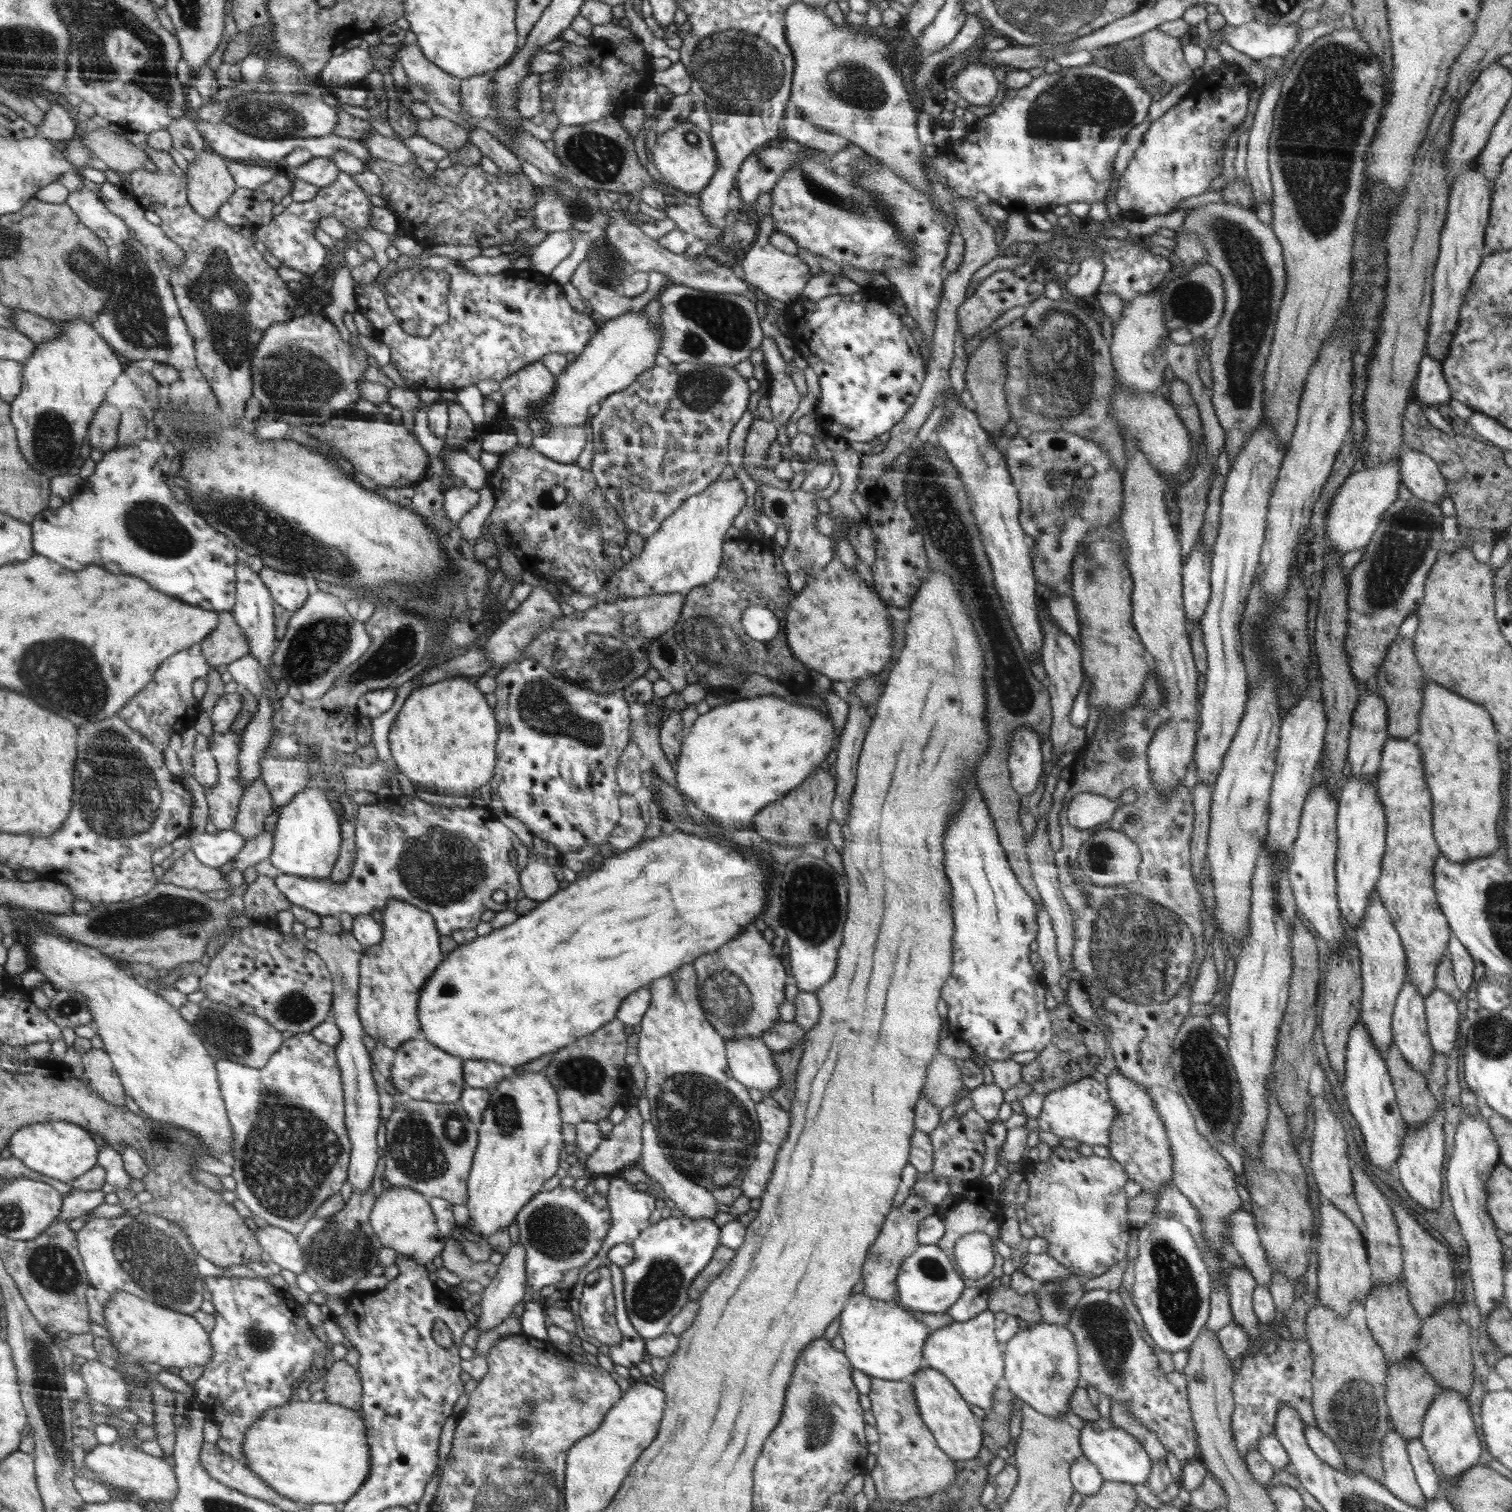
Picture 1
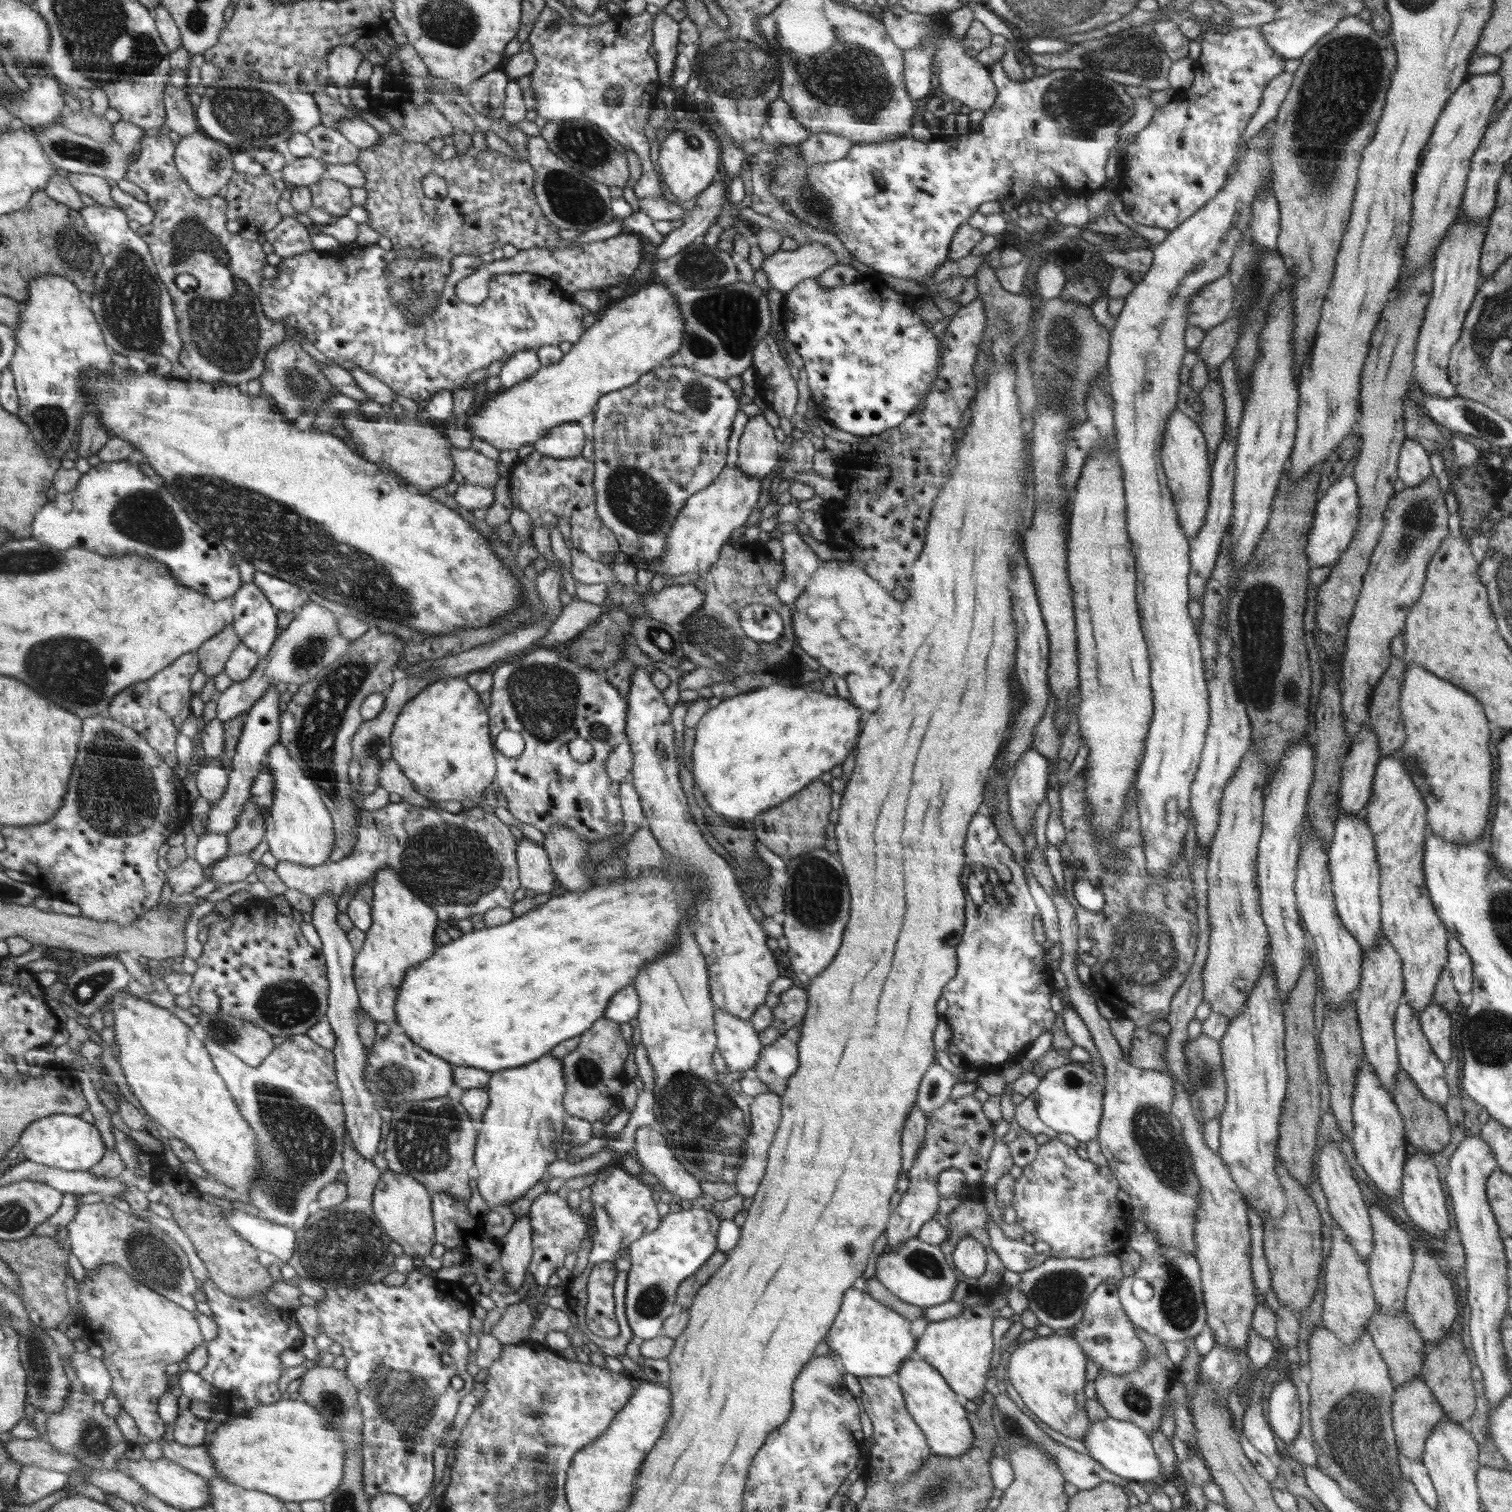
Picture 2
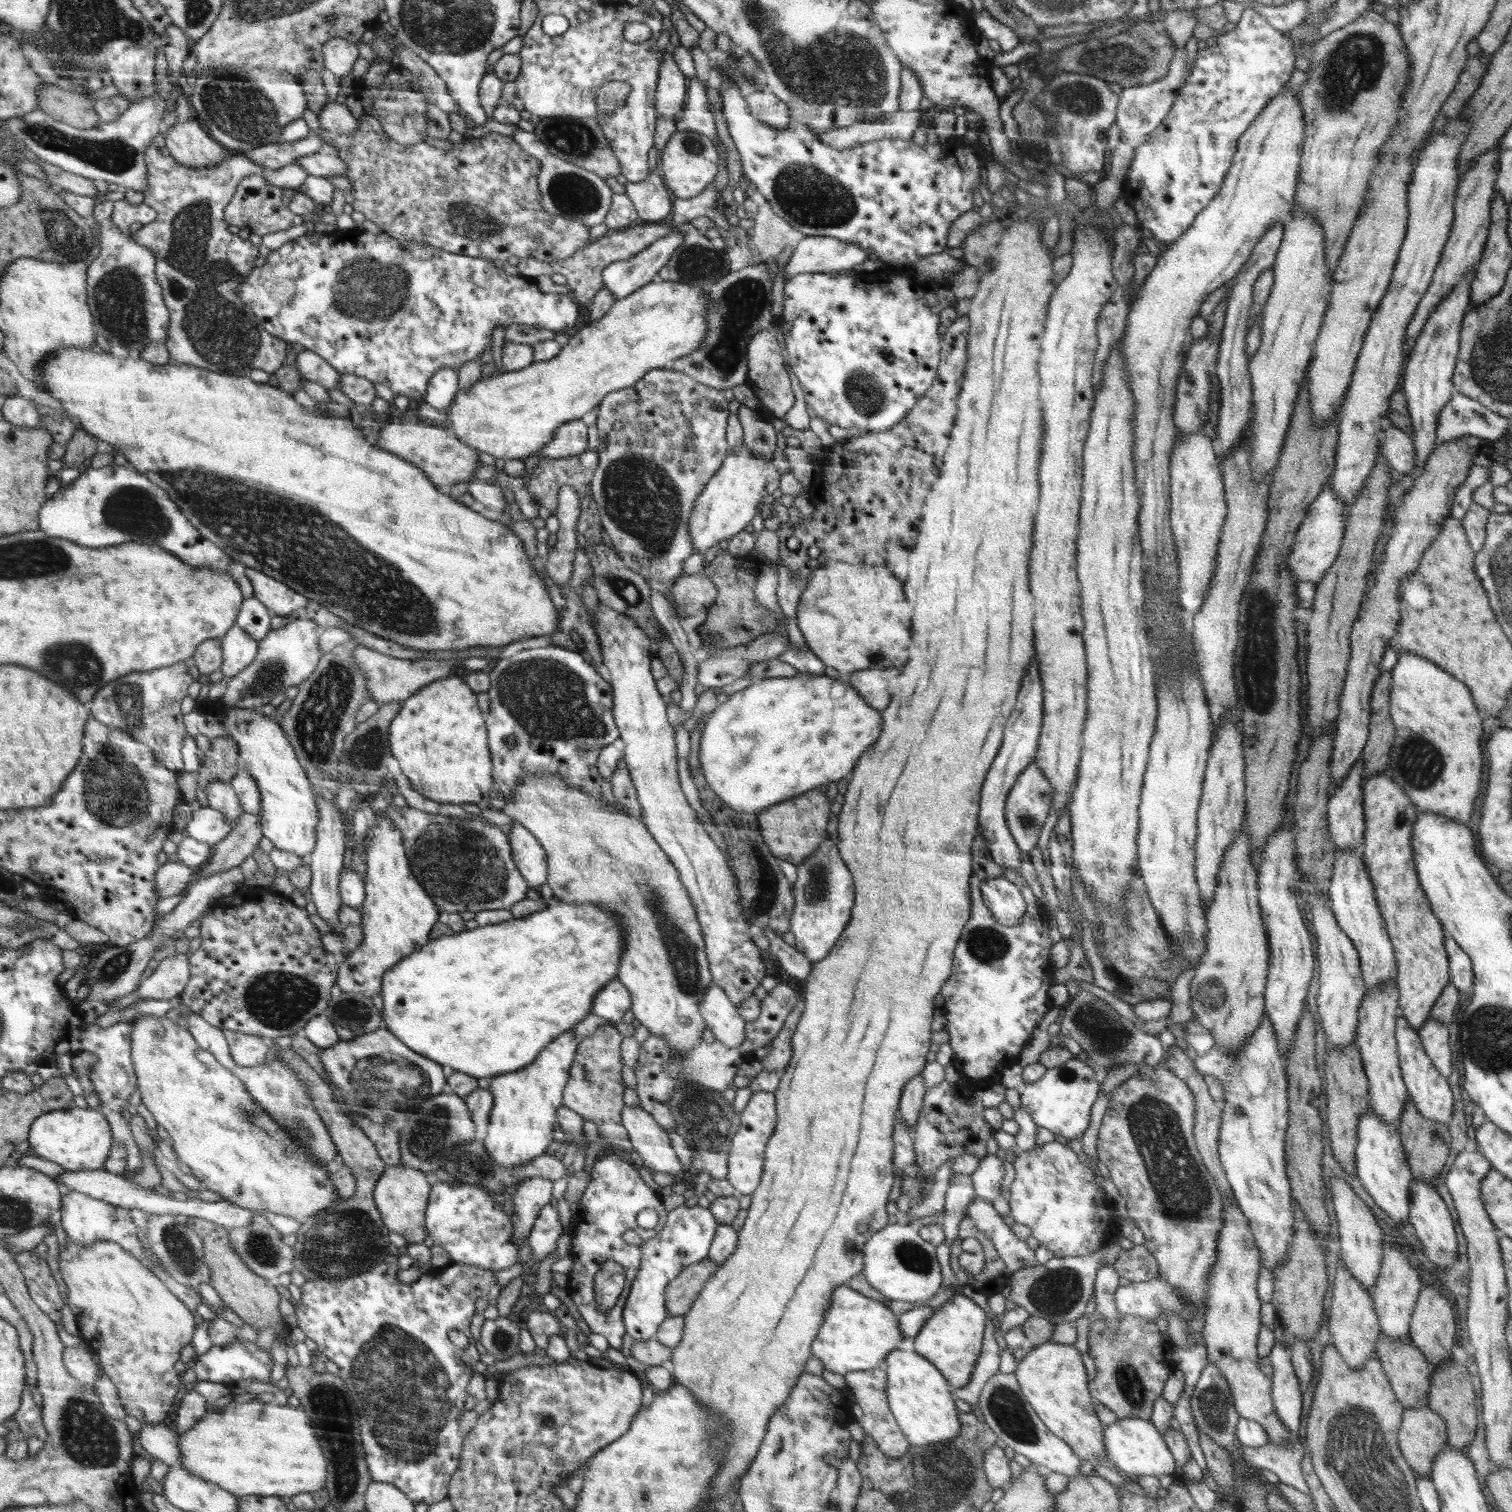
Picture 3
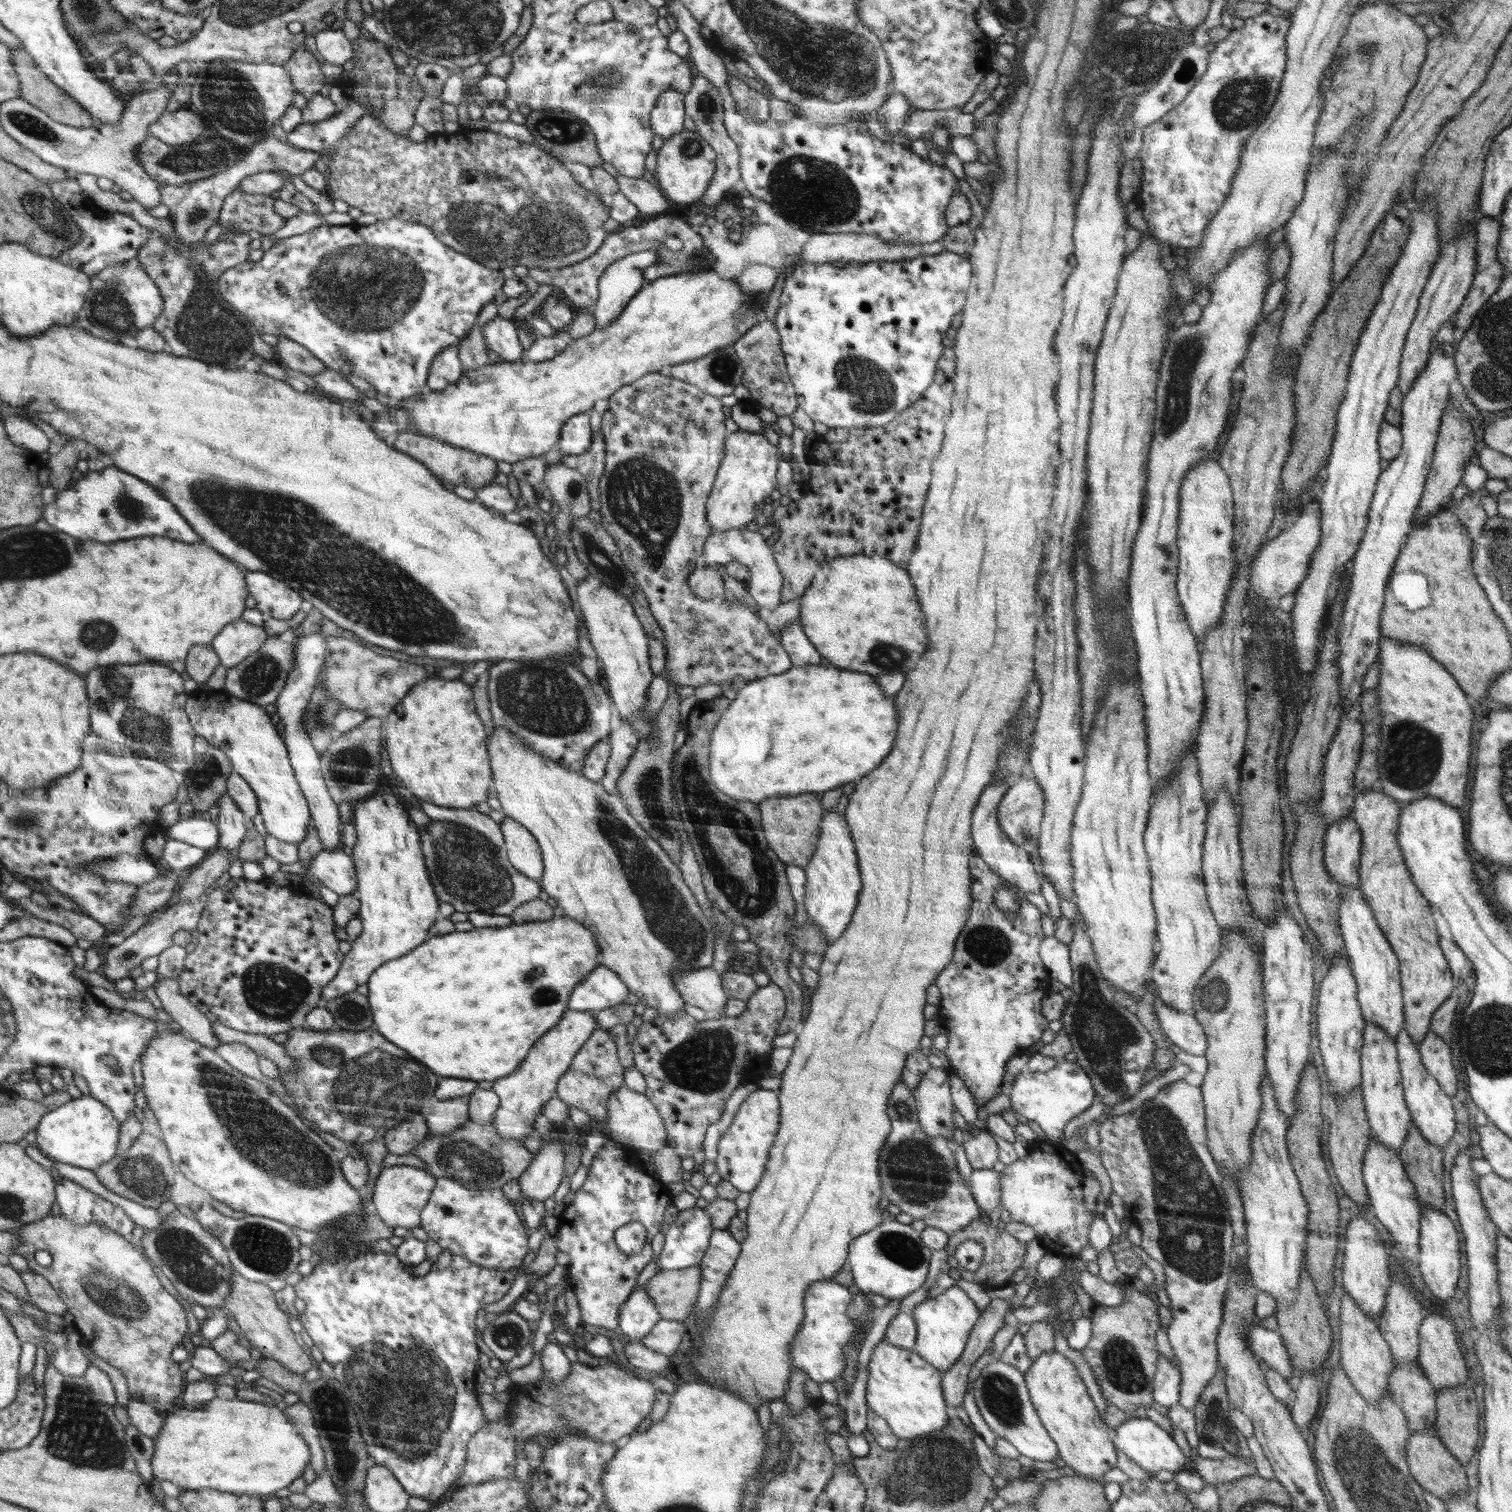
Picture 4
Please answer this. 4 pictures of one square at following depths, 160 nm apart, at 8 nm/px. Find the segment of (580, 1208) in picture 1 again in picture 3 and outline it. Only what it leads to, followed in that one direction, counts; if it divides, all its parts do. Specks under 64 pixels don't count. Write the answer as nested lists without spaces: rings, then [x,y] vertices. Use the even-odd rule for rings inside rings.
[[[550,1203],[545,1204],[538,1213],[532,1230],[527,1236],[532,1254],[536,1262],[541,1264],[546,1258],[546,1254],[550,1254],[556,1248],[556,1240],[562,1234],[562,1226],[558,1222],[558,1210]]]

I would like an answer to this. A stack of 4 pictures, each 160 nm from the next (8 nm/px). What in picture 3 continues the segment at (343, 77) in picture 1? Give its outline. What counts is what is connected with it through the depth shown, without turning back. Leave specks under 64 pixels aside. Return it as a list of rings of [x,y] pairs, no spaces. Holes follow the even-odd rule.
[[[343,38],[327,40],[322,51],[326,67],[338,77],[348,74],[352,70],[352,64],[358,60],[358,48]]]

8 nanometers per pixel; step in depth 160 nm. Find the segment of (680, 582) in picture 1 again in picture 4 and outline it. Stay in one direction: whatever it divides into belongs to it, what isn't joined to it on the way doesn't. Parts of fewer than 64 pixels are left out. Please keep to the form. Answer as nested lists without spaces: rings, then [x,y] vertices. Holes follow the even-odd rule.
[[[738,429],[726,442],[726,455],[719,467],[707,503],[707,519],[713,532],[740,528],[758,516],[758,504],[776,490],[778,452],[763,434]]]

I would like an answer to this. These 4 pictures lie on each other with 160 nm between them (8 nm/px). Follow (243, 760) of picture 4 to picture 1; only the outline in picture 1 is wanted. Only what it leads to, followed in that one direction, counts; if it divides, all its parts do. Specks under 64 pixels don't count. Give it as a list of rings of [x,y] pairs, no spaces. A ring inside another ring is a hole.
[[[306,787],[280,808],[269,859],[281,873],[325,879],[334,870],[342,840],[342,822],[332,808],[331,801],[323,790]]]

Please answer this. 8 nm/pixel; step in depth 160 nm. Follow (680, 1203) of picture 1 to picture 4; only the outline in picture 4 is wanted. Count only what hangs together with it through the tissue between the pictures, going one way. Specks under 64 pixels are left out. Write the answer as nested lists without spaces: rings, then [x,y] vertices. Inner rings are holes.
[[[623,1084],[609,1096],[607,1110],[607,1131],[611,1142],[633,1146],[644,1157],[667,1146],[668,1134],[663,1117],[660,1116],[656,1104],[645,1093],[636,1092]]]

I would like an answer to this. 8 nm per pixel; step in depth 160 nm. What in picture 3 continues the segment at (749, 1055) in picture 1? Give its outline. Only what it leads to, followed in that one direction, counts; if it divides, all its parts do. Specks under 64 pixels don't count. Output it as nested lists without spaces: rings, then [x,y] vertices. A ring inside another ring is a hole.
[[[713,982],[699,1002],[703,1019],[712,1034],[731,1049],[737,1049],[743,1043],[747,1026],[747,1021],[735,1005],[724,989]]]

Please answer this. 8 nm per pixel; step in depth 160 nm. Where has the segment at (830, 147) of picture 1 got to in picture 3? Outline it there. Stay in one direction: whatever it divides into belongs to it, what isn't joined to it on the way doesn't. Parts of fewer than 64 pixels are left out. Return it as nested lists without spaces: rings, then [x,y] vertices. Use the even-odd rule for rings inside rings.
[[[768,88],[748,94],[748,104],[752,104],[752,116],[774,128],[786,129],[791,120],[787,104]]]

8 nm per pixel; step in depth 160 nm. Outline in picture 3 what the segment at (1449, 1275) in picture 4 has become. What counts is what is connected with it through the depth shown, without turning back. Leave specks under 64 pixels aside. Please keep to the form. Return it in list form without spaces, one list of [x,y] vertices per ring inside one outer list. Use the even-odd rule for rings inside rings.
[[[1412,1180],[1410,1183],[1410,1208],[1409,1224],[1412,1224],[1416,1231],[1416,1238],[1422,1243],[1424,1255],[1437,1267],[1436,1272],[1442,1272],[1447,1267],[1452,1267],[1456,1261],[1456,1250],[1458,1249],[1458,1235],[1454,1231],[1454,1222],[1450,1211],[1440,1194],[1431,1183]]]

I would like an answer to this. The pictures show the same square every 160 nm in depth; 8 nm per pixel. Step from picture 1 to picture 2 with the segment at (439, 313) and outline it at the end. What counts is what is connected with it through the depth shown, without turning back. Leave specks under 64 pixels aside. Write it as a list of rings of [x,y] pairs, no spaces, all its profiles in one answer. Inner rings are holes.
[[[396,132],[381,134],[377,145],[359,149],[355,166],[366,176],[364,190],[368,199],[364,202],[364,210],[368,213],[368,226],[381,236],[392,241],[394,251],[403,248],[416,248],[420,252],[431,254],[431,258],[408,259],[398,256],[386,271],[392,287],[390,296],[404,308],[409,324],[415,327],[420,319],[435,313],[438,300],[445,285],[445,278],[451,269],[451,262],[458,255],[482,255],[492,252],[494,248],[502,248],[512,244],[518,250],[529,248],[546,248],[554,251],[564,249],[569,243],[558,234],[559,228],[551,224],[535,199],[535,170],[526,160],[516,160],[504,156],[496,150],[477,149],[472,145],[468,152],[460,156],[443,160],[441,156],[432,154],[427,143],[408,142]],[[434,173],[441,176],[448,186],[448,196],[444,198],[427,198],[423,192],[424,176]]]

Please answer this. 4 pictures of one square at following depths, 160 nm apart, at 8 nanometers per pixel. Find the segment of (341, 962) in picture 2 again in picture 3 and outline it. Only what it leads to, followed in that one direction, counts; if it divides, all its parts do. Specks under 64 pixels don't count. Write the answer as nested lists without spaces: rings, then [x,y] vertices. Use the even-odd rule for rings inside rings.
[[[316,796],[316,799],[319,807],[318,842],[315,844],[315,850],[308,856],[312,878],[308,886],[307,897],[316,905],[316,914],[336,929],[331,934],[343,936],[343,930],[346,926],[340,923],[338,919],[340,907],[343,905],[339,893],[339,876],[343,869],[342,860],[346,848],[345,841],[348,837],[347,830],[334,804],[326,799],[320,799],[320,796]]]

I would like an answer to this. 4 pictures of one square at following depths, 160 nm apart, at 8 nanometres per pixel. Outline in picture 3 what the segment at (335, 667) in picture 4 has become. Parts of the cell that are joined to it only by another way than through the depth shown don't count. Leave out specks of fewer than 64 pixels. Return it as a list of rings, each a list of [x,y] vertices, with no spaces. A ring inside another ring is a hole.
[[[359,646],[352,652],[352,661],[364,677],[368,678],[367,693],[371,700],[378,705],[390,704],[394,701],[406,701],[418,689],[424,688],[432,682],[449,678],[450,671],[455,666],[461,666],[464,660],[436,661],[436,660],[399,660],[380,654],[364,646]]]

